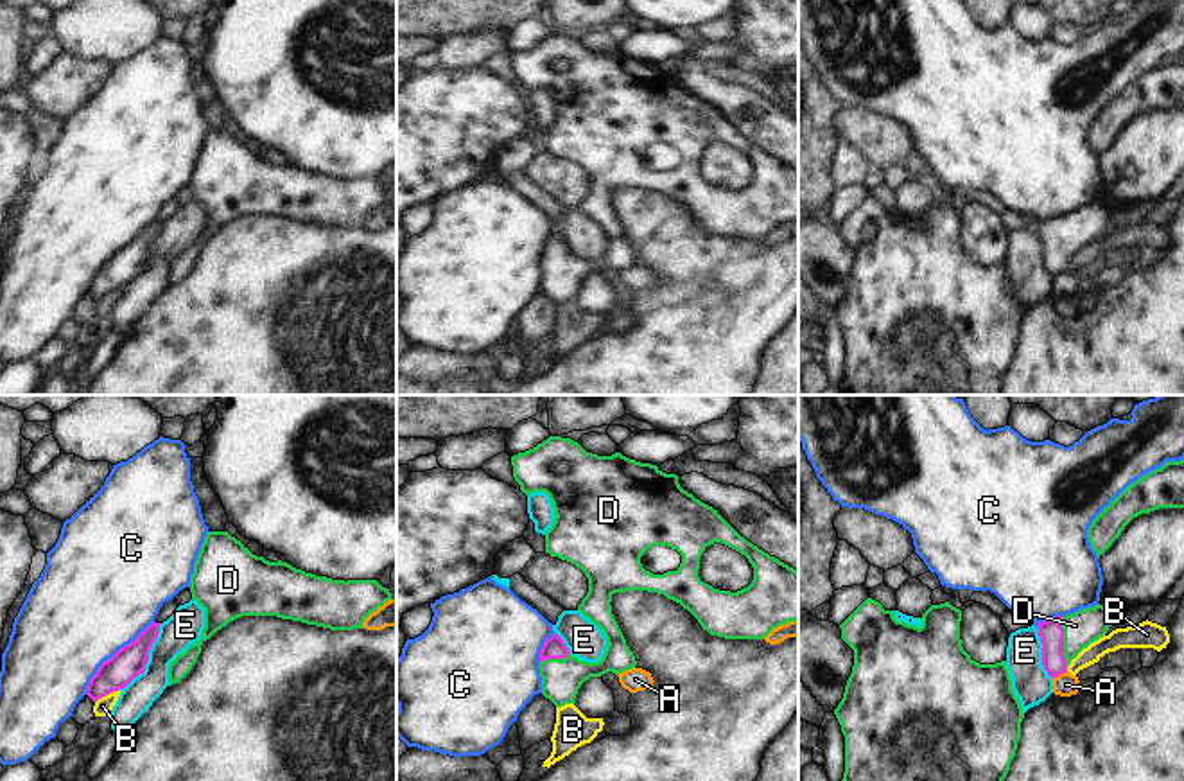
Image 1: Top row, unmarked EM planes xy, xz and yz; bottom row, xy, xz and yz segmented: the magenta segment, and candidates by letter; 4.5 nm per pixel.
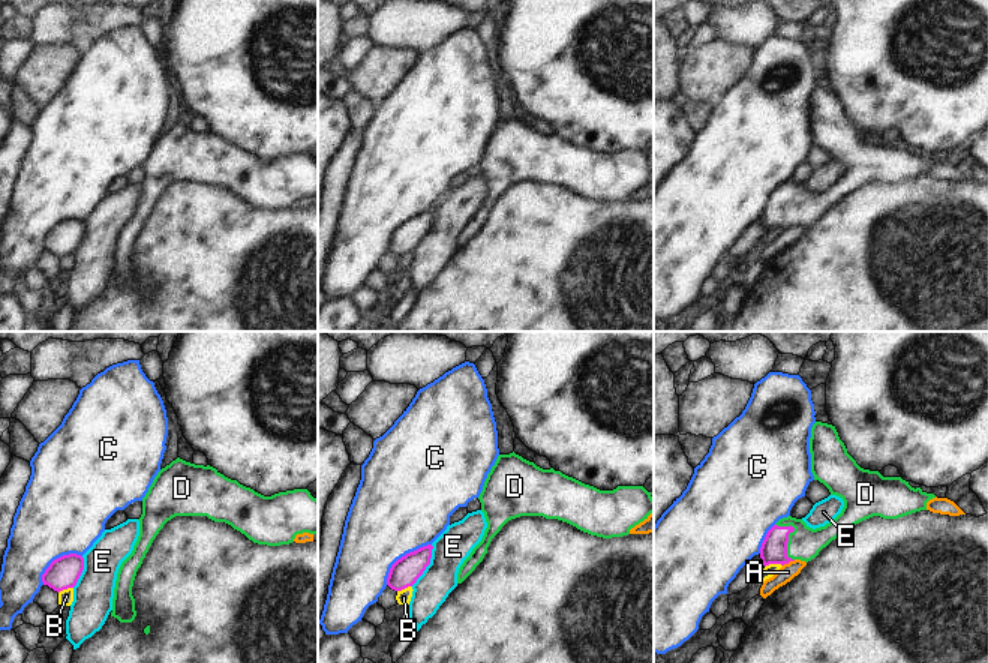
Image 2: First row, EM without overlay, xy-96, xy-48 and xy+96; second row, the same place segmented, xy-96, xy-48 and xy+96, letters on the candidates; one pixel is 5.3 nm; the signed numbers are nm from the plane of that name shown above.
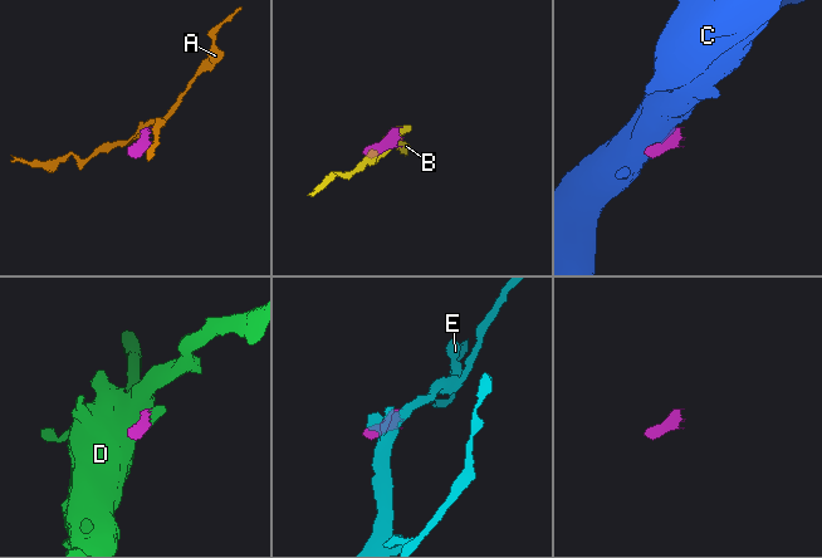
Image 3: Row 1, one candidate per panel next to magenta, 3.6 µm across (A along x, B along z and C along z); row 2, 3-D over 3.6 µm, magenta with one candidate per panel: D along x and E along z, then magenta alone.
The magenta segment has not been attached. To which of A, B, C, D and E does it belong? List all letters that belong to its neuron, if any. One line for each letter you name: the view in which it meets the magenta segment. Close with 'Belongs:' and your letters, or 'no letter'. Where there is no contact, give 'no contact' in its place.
D: yz
Belongs: D

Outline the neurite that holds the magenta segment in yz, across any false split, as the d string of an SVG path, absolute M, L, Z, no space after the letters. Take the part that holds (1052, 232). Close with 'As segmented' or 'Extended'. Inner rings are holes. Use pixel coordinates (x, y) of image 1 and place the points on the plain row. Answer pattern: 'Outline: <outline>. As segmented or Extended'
Outline: M1100 201L1039 221L1042 264L1048 273L1055 276L1066 271L1071 259L1091 241L1103 235L1109 224L1110 208Z. Extended.

